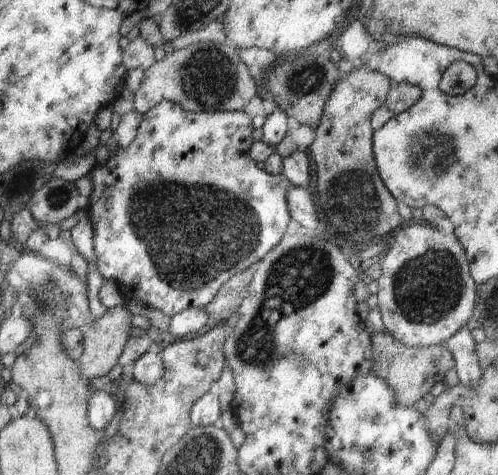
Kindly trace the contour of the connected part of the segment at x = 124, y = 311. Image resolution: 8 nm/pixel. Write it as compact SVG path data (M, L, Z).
M122 304L114 309L109 309L108 314L102 318L96 319L91 325L85 329L85 353L82 360L79 360L80 370L82 376L88 382L92 382L94 378L102 378L108 376L118 364L121 362L128 342L130 342L130 331L134 326L132 325L132 312L126 305Z

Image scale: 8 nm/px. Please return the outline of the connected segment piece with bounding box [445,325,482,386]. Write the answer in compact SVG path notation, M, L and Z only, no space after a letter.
M464 325L452 338L445 341L450 354L454 357L454 368L456 369L459 382L468 386L480 384L482 371L476 350L476 343L471 330Z

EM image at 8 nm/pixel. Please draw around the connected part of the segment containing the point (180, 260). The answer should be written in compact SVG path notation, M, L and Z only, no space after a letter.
M172 101L162 102L144 115L138 138L134 140L134 144L128 146L126 150L112 151L109 160L105 164L96 166L90 174L94 187L92 194L87 198L87 208L94 225L94 234L96 234L97 263L105 280L113 280L119 286L132 286L140 301L174 318L190 307L203 309L215 299L216 293L224 282L230 280L234 274L246 271L250 264L260 262L270 252L270 248L280 244L291 218L288 204L286 204L287 188L279 186L279 179L282 176L270 176L264 172L264 169L258 168L256 162L252 160L250 150L255 141L254 134L252 134L254 129L251 116L244 111L198 111L194 113Z

